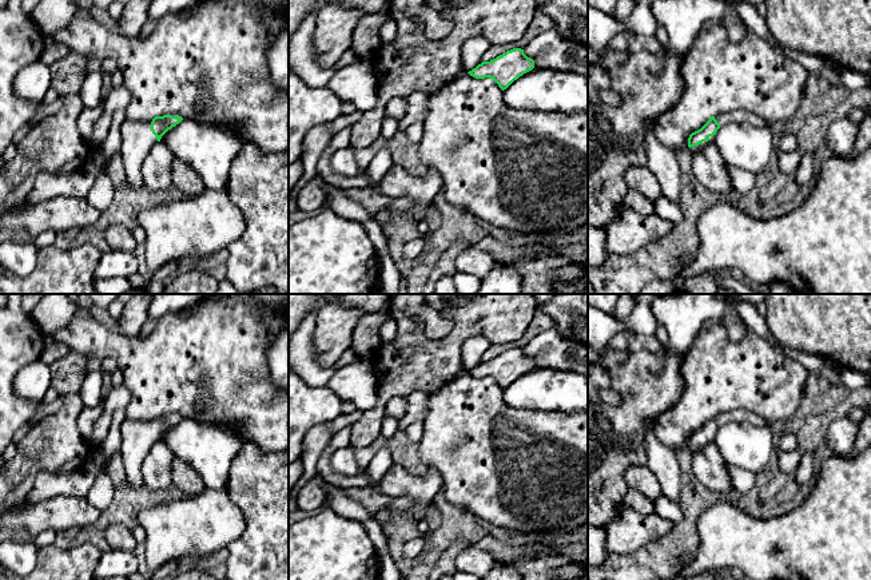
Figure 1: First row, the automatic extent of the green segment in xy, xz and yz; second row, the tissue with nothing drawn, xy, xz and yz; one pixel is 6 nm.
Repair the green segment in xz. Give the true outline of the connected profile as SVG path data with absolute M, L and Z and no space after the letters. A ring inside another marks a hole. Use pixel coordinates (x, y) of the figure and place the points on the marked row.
M513 48L490 61L482 61L468 74L476 79L493 79L504 91L514 80L534 68L534 60L528 57L521 48Z

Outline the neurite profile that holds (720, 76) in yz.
M720 19L715 20L709 29L701 29L681 63L681 76L684 90L680 100L655 126L657 139L671 150L688 147L688 138L700 130L711 116L745 110L761 118L769 128L775 122L788 120L796 115L800 106L803 90L810 72L796 60L790 59L781 47L775 47L759 37L749 29L747 37L740 43L733 43Z

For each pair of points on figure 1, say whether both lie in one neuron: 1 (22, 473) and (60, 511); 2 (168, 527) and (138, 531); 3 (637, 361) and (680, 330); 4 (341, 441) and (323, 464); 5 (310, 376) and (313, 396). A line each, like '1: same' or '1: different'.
1: different
2: different
3: different
4: same
5: different

